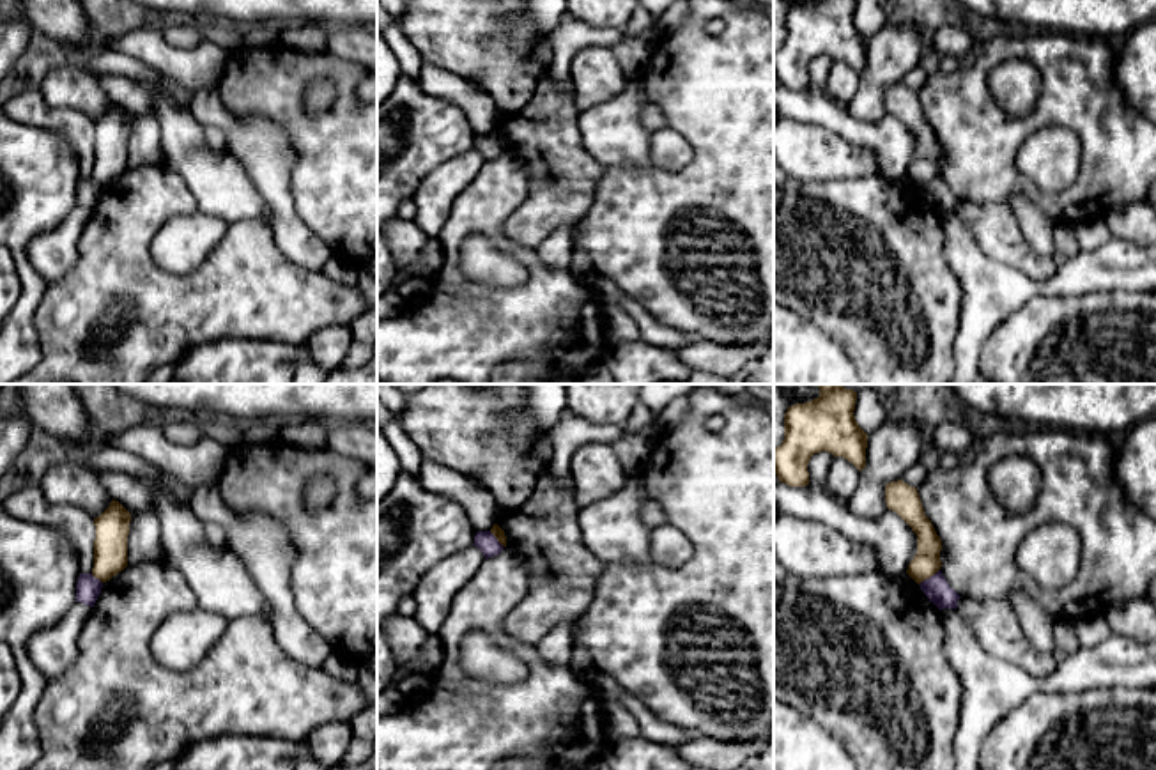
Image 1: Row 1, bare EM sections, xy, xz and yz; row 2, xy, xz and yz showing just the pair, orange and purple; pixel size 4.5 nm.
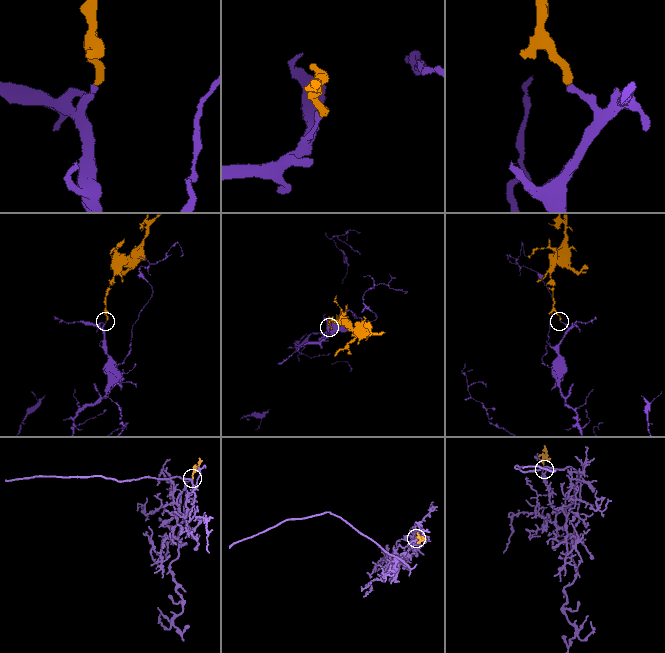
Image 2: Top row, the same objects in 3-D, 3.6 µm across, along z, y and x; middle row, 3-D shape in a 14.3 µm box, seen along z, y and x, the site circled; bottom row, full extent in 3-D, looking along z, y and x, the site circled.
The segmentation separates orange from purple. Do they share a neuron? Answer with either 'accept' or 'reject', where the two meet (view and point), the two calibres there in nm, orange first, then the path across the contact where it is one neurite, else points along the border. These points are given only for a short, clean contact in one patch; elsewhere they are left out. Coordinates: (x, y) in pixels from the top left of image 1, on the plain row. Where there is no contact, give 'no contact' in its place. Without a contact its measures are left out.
reject; contact yz (928, 181); calibres 120 and 120 nm; border yz (939, 172), (919, 188)

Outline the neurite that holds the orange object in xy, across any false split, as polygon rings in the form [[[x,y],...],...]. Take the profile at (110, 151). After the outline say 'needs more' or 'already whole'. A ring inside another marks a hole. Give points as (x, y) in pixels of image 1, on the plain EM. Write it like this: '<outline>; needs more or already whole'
[[[115,103],[94,122],[96,143],[92,179],[101,186],[110,184],[127,170],[129,126],[131,117]]]; already whole

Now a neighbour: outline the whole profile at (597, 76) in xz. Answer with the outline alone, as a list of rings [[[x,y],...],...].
[[[604,46],[579,50],[572,58],[570,76],[577,113],[614,99],[628,83],[620,60]]]

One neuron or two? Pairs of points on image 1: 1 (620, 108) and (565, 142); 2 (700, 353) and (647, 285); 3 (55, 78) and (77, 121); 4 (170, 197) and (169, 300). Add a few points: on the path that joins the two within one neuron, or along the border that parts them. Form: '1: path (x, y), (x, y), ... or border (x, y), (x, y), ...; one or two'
1: border (576, 114), (583, 147), (604, 169); two
2: border (647, 308), (670, 326), (689, 330), (721, 344); two
3: border (34, 84), (48, 103), (77, 108), (92, 123); two
4: path (146, 222), (142, 225), (142, 268), (149, 275); one

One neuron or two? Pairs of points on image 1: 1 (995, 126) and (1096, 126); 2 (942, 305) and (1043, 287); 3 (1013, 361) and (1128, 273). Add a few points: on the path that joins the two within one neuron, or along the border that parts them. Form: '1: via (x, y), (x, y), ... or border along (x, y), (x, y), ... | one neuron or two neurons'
1: via (1020, 126), (1041, 115), (1071, 115) | one neuron
2: border along (946, 262), (960, 287), (960, 326), (955, 342) | two neurons
3: border along (1137, 289), (1098, 289), (1066, 296) | two neurons

